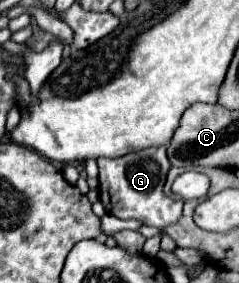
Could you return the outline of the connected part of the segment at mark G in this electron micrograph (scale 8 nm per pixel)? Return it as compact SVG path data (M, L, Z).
M151 147L129 153L119 159L99 157L99 199L109 215L119 219L139 219L145 225L165 229L175 223L183 213L183 201L175 203L163 193L165 177L169 171L169 159L165 147Z

